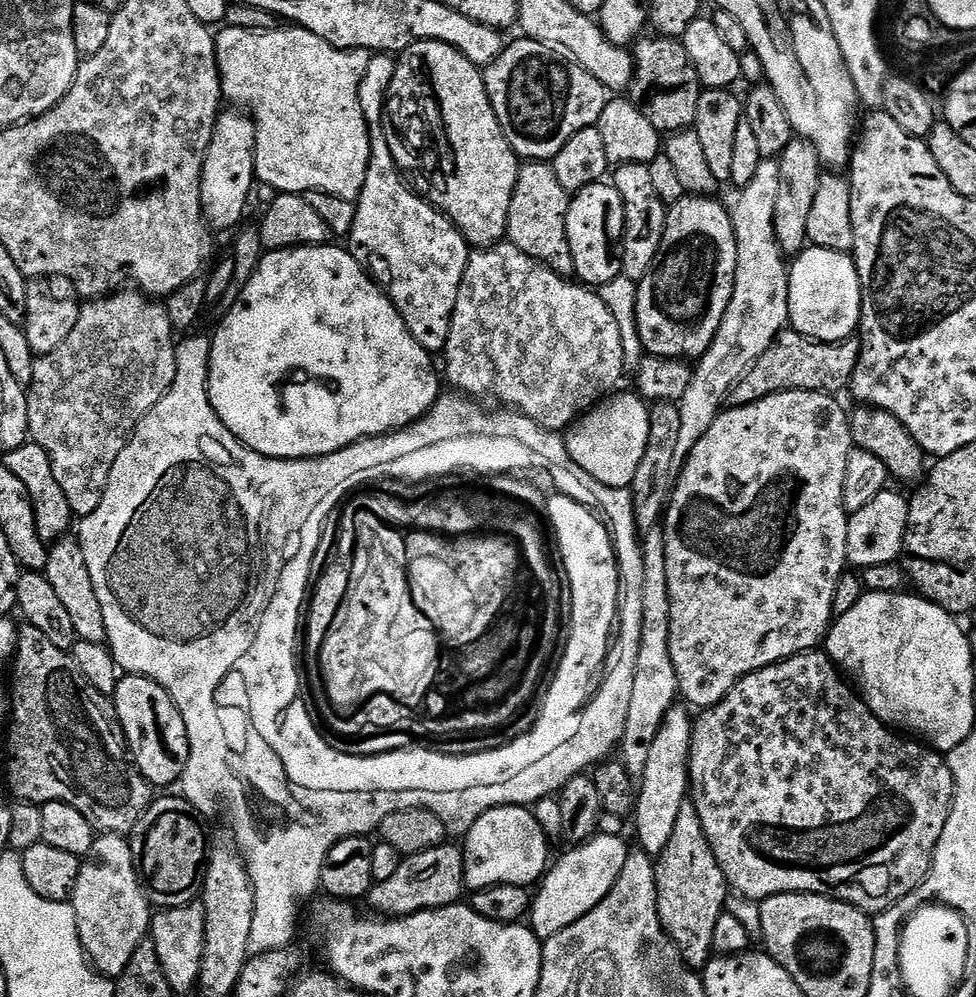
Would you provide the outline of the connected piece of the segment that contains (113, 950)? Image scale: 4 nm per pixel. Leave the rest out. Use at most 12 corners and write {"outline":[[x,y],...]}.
{"outline":[[97,835],[70,903],[92,967],[122,976],[151,901],[125,837]]}

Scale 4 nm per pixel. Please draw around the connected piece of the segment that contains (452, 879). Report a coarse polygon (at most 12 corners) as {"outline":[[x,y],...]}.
{"outline":[[452,842],[403,857],[367,903],[388,918],[457,903],[464,853]]}

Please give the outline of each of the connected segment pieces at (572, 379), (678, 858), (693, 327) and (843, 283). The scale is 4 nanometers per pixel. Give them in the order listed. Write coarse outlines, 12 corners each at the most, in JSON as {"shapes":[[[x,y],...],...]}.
{"shapes":[[[501,242],[462,274],[442,372],[551,432],[617,391],[599,291]],[[685,802],[655,861],[658,918],[703,969],[730,885]],[[684,194],[637,283],[649,357],[703,357],[736,281],[731,211]],[[813,246],[791,261],[787,323],[839,344],[860,327],[855,260]]]}

